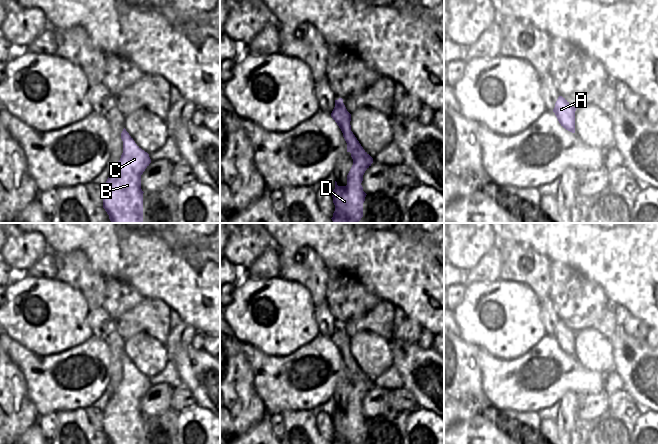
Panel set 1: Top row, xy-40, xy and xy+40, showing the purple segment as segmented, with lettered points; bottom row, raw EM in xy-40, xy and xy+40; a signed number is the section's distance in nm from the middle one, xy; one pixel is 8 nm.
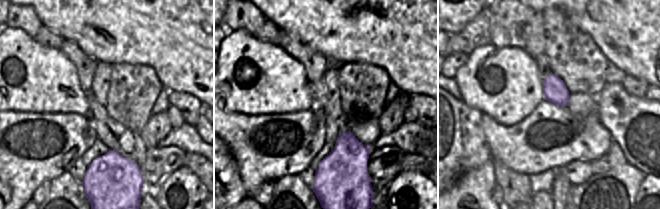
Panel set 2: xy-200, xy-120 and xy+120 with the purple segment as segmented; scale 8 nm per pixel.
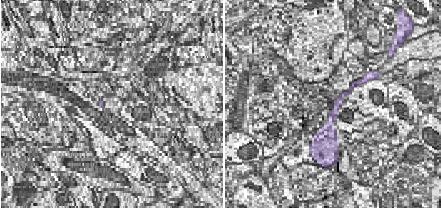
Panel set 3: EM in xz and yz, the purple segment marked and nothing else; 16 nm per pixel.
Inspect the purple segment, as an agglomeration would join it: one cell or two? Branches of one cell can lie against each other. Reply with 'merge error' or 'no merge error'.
no merge error

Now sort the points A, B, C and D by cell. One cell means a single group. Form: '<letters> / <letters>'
A B C D

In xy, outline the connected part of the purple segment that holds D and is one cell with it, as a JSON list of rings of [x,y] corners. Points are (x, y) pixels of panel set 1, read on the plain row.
[[[343,323],[335,324],[335,331],[331,337],[331,341],[337,347],[343,357],[343,361],[347,367],[347,376],[351,377],[353,389],[347,399],[347,409],[338,410],[335,405],[335,413],[331,416],[335,435],[332,444],[361,444],[363,441],[363,427],[365,425],[366,417],[363,415],[361,409],[365,395],[373,387],[373,382],[363,373],[353,356],[351,355],[351,338],[347,335]]]

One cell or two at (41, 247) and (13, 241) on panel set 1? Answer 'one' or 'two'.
one

